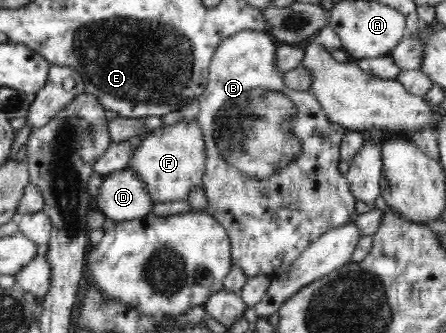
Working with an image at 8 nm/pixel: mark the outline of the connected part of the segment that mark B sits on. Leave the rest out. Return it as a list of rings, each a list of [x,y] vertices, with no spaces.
[[[260,30],[244,31],[242,35],[234,35],[234,39],[226,39],[222,47],[214,52],[209,65],[208,81],[205,90],[198,98],[200,103],[199,114],[195,117],[205,141],[205,174],[201,179],[201,186],[207,195],[207,206],[204,211],[214,216],[226,229],[231,243],[231,258],[233,265],[238,266],[242,273],[253,278],[256,275],[265,274],[270,279],[277,278],[282,273],[290,271],[292,263],[300,257],[300,254],[313,242],[332,230],[333,227],[344,226],[345,223],[354,222],[357,218],[356,205],[357,199],[351,192],[351,185],[344,174],[344,164],[341,159],[339,149],[341,148],[342,138],[345,137],[345,127],[330,121],[322,105],[318,104],[318,97],[312,91],[298,91],[290,89],[285,85],[283,73],[279,72],[275,66],[275,53],[278,42],[268,33]]]

